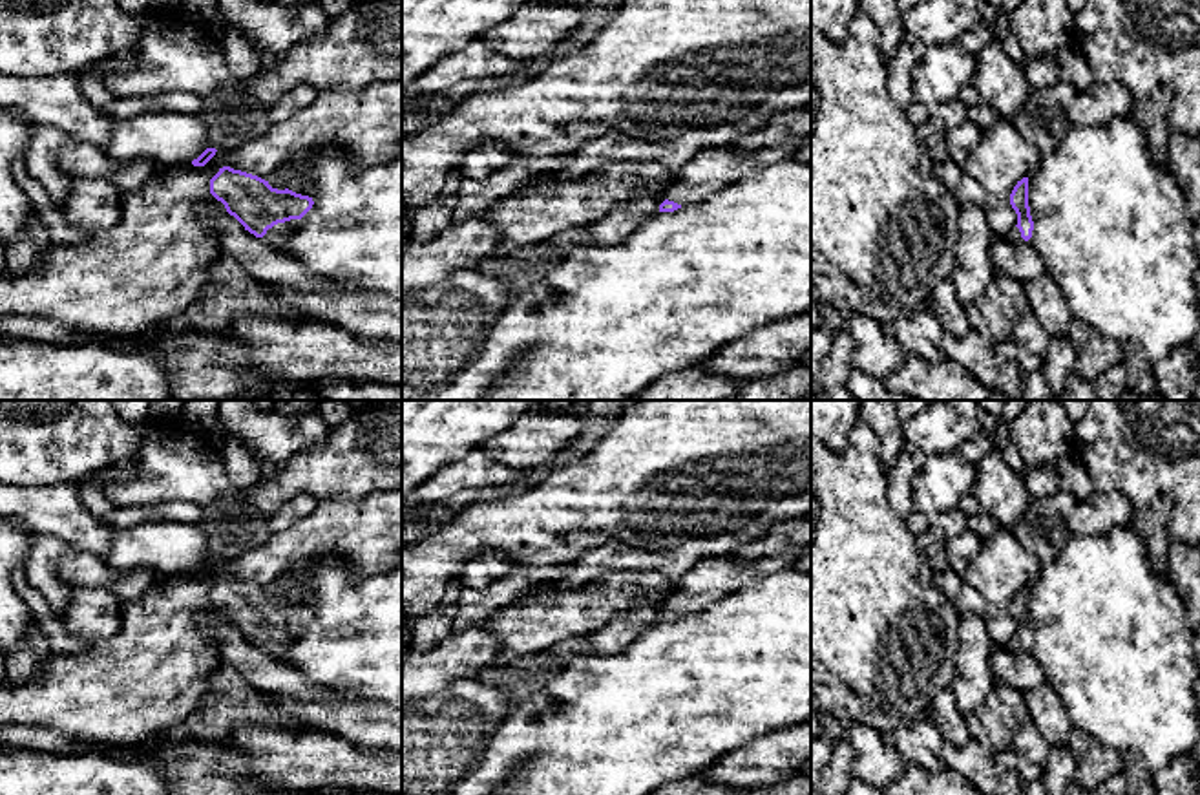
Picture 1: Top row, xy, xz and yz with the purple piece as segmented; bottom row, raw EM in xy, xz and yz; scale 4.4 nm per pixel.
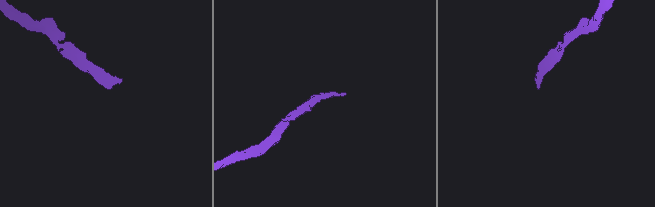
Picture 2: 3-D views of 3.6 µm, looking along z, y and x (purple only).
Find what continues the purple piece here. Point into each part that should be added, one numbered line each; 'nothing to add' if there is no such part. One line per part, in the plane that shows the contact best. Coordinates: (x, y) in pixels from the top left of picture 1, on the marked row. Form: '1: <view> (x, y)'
1: xy (274, 236)

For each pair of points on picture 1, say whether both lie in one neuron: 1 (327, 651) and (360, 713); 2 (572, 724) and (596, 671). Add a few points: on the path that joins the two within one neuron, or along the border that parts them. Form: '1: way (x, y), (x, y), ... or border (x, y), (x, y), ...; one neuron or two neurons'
1: border (353, 697), (382, 704); two neurons
2: way (585, 711), (596, 700), (596, 684); one neuron

